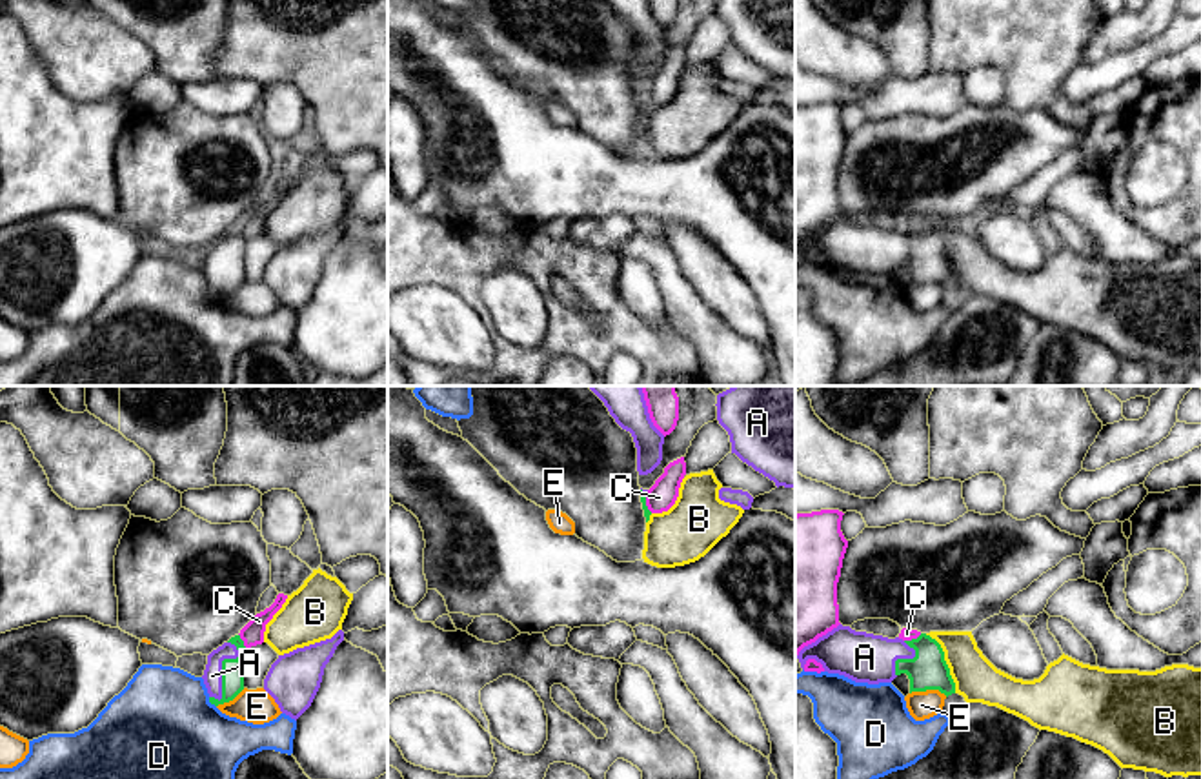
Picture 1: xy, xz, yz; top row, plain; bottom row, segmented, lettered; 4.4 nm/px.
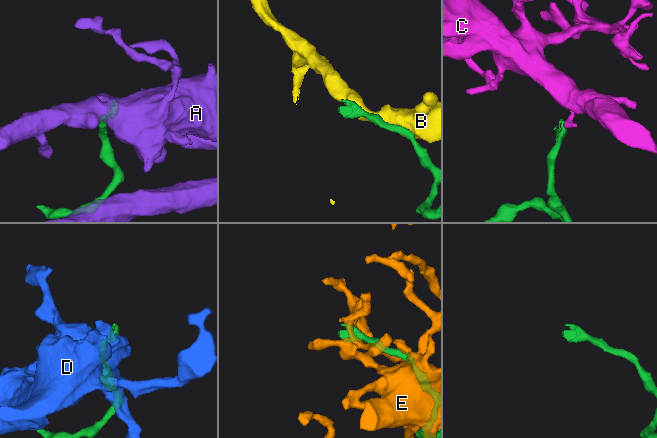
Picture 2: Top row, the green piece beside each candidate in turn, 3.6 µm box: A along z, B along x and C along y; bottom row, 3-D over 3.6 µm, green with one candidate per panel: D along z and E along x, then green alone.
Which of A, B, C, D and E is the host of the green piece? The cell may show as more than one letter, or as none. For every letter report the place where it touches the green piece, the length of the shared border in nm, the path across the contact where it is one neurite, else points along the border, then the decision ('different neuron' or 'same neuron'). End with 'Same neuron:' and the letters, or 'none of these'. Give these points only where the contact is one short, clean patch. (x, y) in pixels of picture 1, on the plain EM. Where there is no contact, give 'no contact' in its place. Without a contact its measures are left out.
A: meets green in xy at (222, 259); contact 280 nm long; runs through xy (232, 261), (222, 259), (211, 268); same neuron
B: meets green in yz at (945, 253); contact 300 nm long; different neuron
C: meets green in yz at (912, 232); contact 90 nm long; border along yz (921, 226), (905, 233); different neuron
D: meets green in xy at (211, 295); contact 60 nm long; different neuron
E: meets green in yz at (928, 281); contact 170 nm long; different neuron
Same neuron: A

